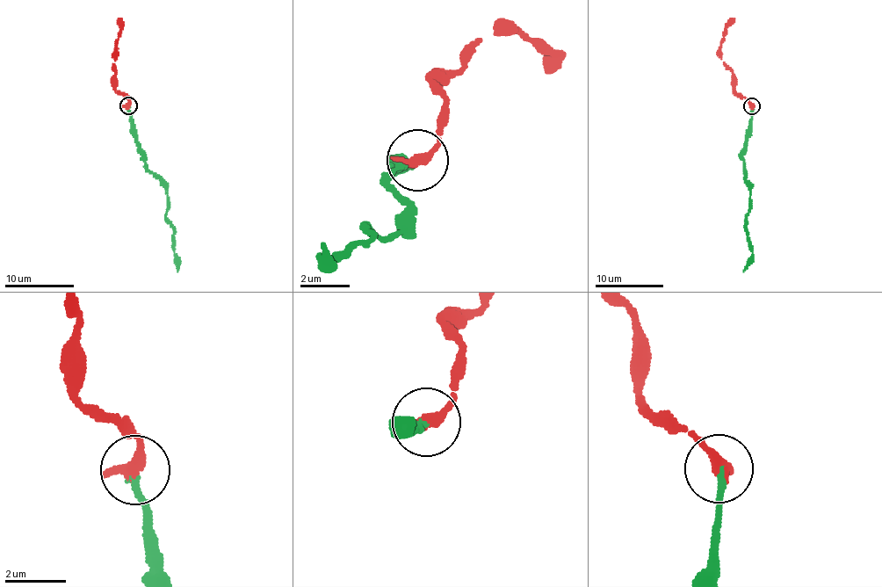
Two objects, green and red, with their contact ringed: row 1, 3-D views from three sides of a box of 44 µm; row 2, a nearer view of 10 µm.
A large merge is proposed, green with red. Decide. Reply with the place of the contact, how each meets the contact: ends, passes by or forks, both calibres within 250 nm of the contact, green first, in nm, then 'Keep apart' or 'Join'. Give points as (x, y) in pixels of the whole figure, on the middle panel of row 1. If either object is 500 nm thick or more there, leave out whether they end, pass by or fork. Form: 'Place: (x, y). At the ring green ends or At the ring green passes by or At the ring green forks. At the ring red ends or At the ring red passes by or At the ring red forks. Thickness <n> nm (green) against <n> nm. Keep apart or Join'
Place: (417, 160). At the ring green ends. At the ring red ends. Thickness 260 nm (green) against 400 nm. Join

